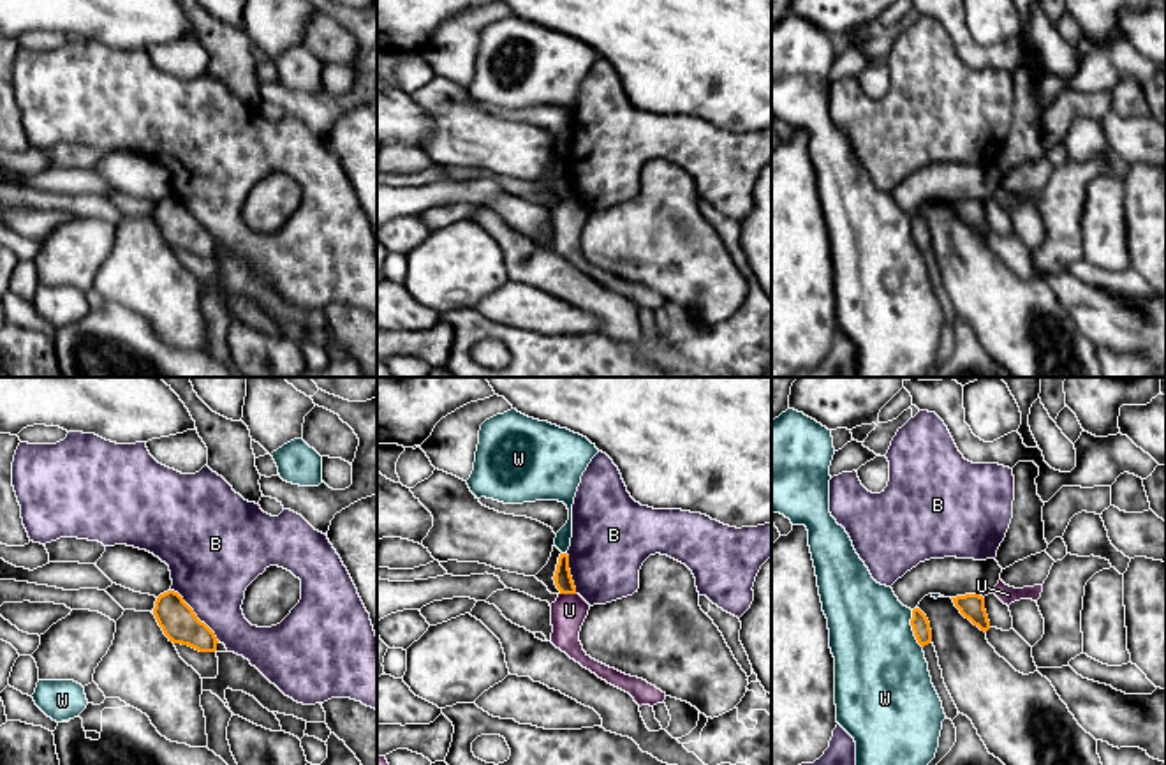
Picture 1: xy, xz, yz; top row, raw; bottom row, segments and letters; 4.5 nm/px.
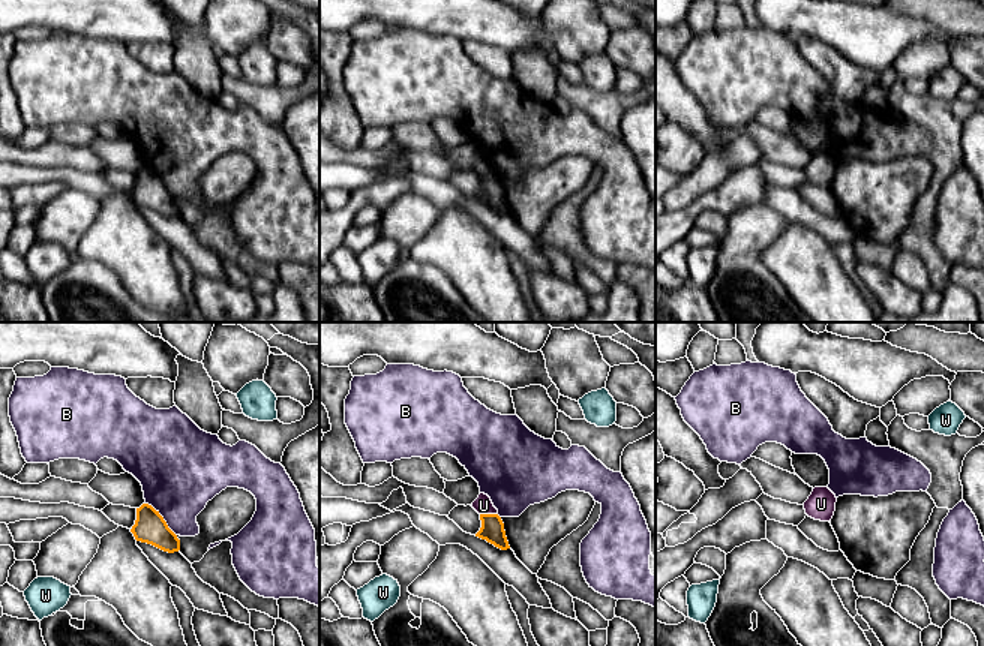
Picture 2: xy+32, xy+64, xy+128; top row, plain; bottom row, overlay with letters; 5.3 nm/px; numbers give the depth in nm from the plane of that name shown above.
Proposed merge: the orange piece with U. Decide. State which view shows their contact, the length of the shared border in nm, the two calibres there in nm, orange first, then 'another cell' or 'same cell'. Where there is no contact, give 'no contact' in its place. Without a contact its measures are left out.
contact in xz; length 70 nm; calibres 80 and 160 nm; another cell

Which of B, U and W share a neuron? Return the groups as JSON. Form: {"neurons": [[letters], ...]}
{"neurons": [["B"], ["U"], ["W"]]}

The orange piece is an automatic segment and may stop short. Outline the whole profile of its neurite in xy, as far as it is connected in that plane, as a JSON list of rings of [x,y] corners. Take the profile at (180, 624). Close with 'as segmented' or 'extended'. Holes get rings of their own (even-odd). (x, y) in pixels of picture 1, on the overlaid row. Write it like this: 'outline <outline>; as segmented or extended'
outline [[[167,590],[160,594],[153,615],[169,642],[188,645],[199,652],[217,650],[218,640],[215,633],[197,619],[178,592]]]; as segmented

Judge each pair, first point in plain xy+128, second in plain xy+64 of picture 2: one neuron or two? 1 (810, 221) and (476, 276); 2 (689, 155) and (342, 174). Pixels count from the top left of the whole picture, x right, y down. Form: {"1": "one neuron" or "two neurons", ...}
{"1": "two neurons", "2": "two neurons"}

